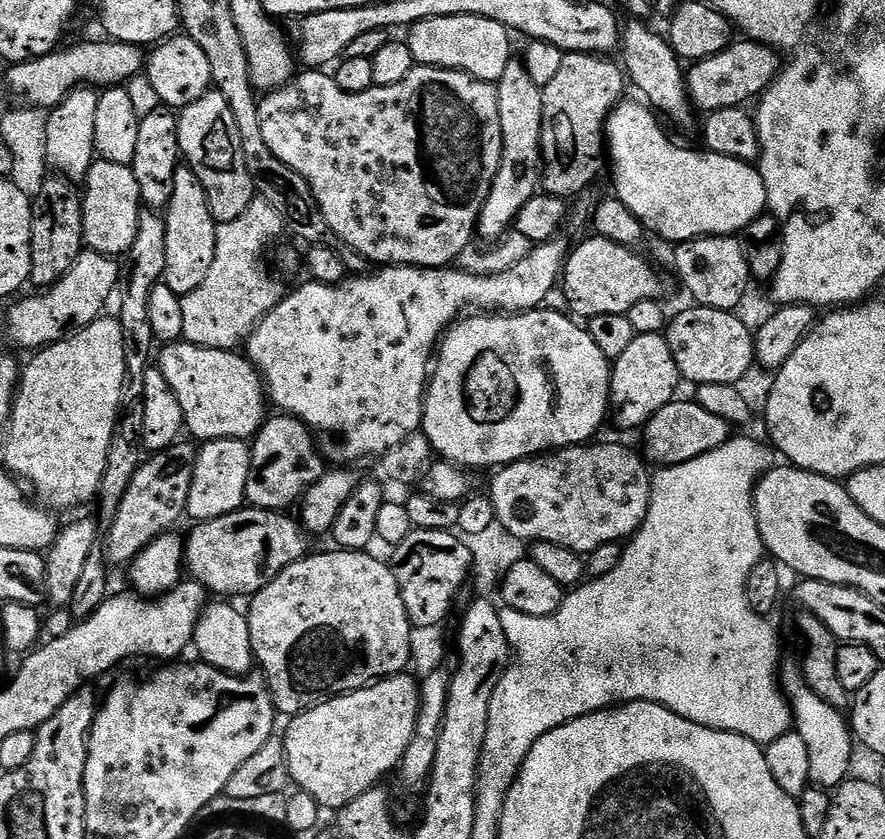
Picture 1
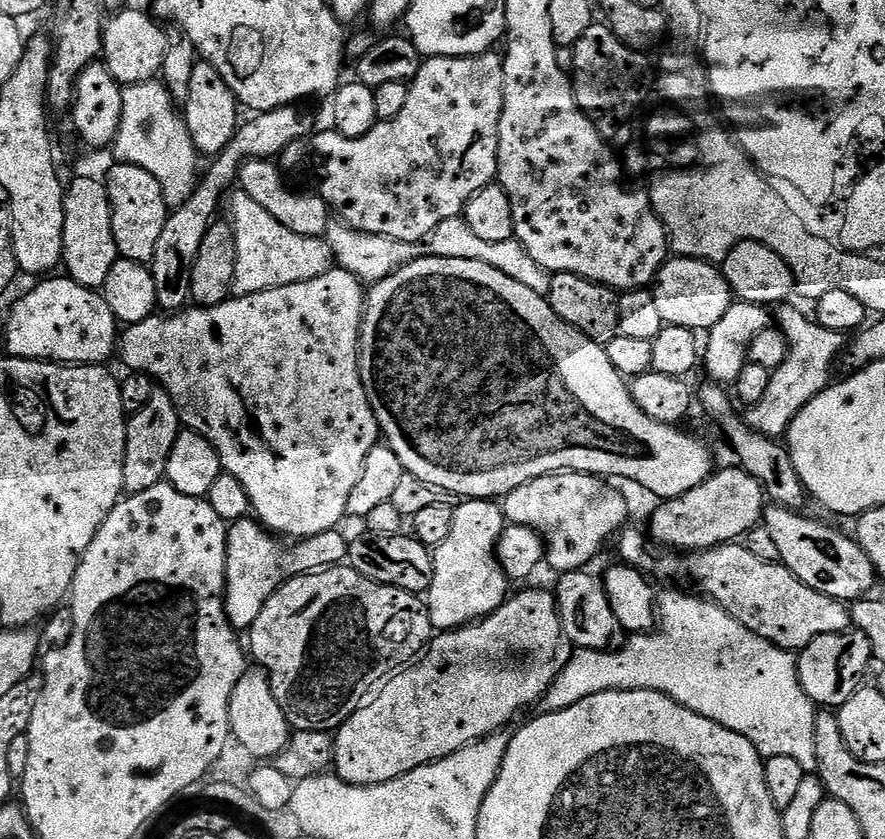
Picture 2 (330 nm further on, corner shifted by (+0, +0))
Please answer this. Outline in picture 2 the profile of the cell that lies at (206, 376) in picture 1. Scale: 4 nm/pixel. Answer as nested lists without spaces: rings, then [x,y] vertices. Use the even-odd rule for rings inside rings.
[[[64,274],[41,279],[37,284],[40,285],[30,289],[8,312],[8,321],[4,324],[7,355],[17,360],[42,360],[65,366],[107,365],[109,363],[107,360],[111,356],[113,359],[118,348],[118,321],[103,295],[99,291],[74,282]]]

